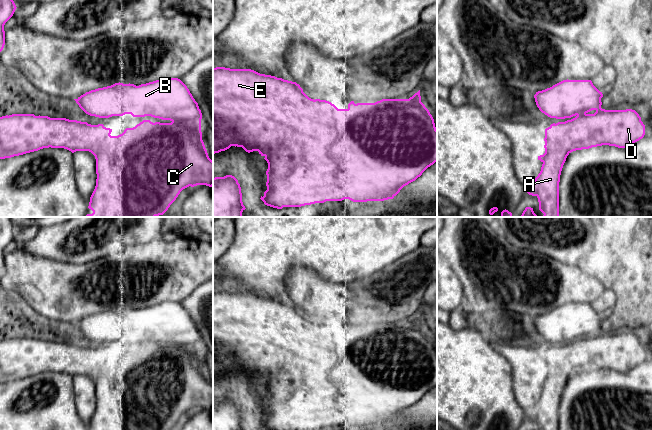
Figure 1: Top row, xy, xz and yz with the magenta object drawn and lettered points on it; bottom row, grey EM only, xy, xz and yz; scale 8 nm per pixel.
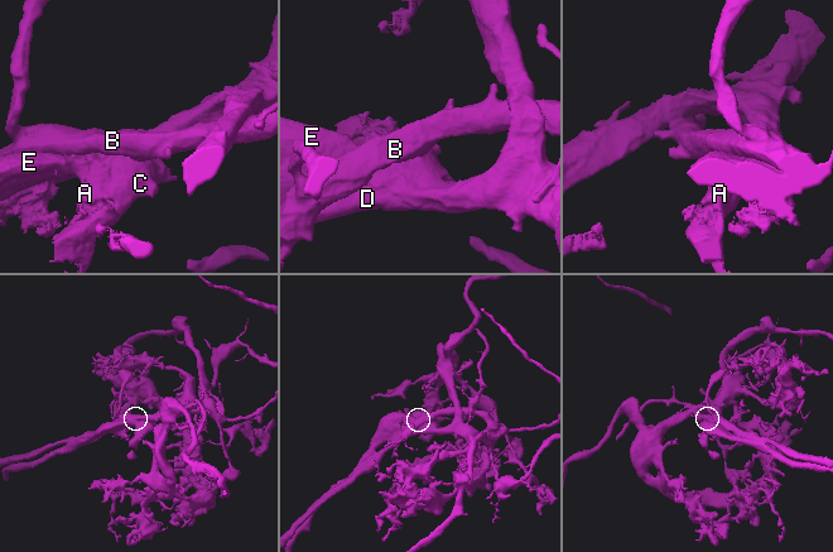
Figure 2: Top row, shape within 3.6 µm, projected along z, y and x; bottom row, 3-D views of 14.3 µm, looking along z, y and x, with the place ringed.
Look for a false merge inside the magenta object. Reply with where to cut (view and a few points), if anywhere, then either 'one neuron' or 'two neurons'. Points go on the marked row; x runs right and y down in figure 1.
yz (556, 124), (556, 127), (549, 132), (549, 151), (542, 161) | two neurons

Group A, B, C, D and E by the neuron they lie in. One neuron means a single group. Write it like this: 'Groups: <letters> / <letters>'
Groups: A C D E / B

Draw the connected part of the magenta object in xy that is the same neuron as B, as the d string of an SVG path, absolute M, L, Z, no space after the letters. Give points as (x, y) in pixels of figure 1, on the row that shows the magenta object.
M166 77L139 86L119 82L86 92L74 100L86 114L99 118L131 114L201 126L198 103L178 78Z

